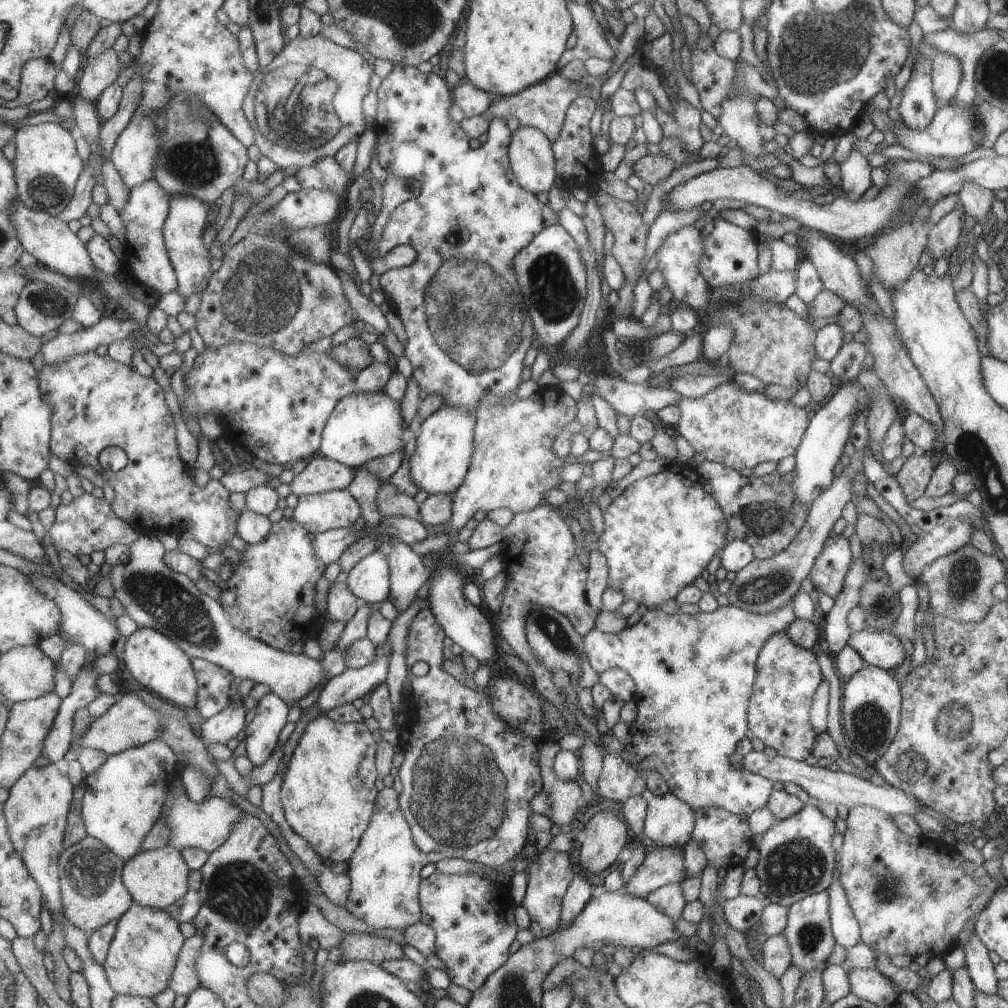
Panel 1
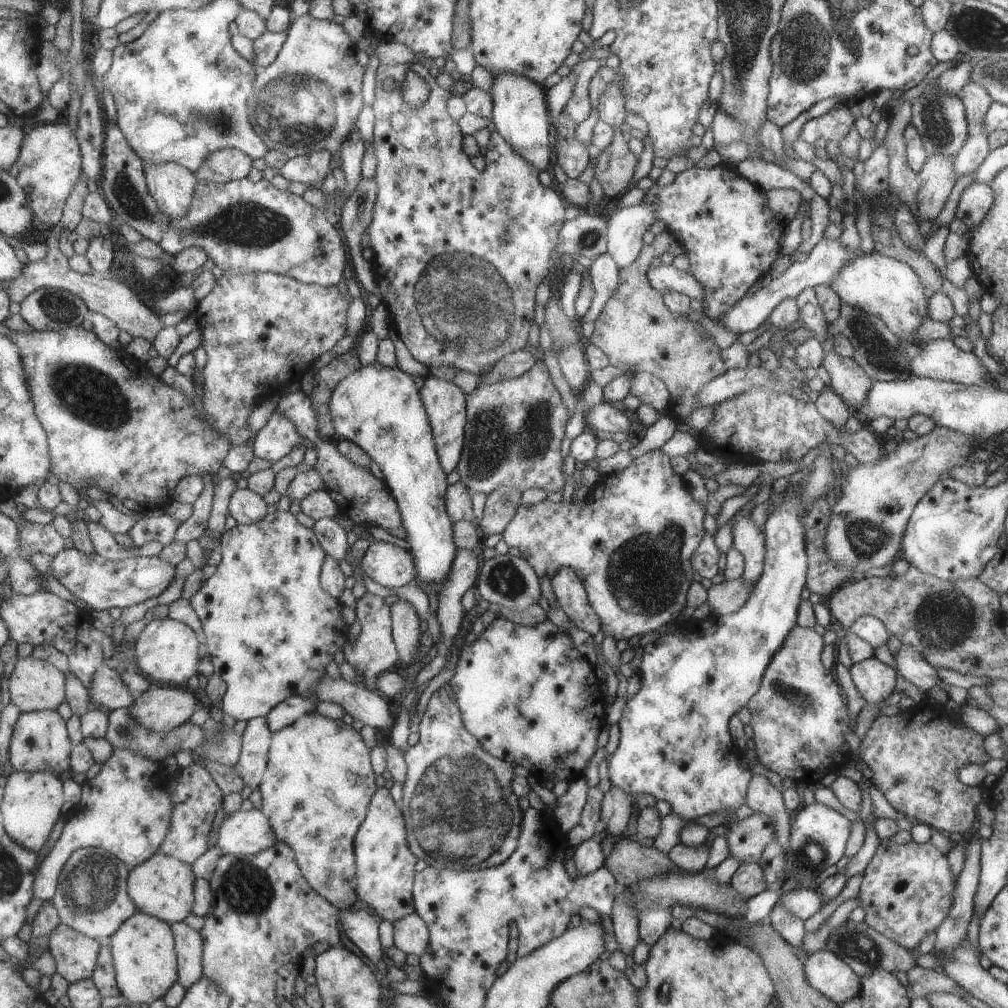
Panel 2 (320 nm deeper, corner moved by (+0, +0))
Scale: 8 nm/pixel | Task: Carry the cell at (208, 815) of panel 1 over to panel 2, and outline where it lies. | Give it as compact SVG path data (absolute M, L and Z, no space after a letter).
M259 809L237 810L221 821L215 848L229 855L257 854L277 842L267 818Z

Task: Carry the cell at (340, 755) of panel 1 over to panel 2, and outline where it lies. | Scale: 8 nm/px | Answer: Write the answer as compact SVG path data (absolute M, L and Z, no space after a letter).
M313 710L273 733L265 772L257 786L262 800L259 810L267 818L276 840L293 850L295 863L314 893L337 909L357 904L353 838L376 790L370 756L359 732L341 719L324 718Z

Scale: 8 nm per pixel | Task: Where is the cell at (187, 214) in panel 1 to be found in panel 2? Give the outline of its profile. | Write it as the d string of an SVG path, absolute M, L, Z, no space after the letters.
M143 162L143 169L147 176L148 192L157 202L161 214L165 214L169 220L185 218L196 186L193 173L175 162Z

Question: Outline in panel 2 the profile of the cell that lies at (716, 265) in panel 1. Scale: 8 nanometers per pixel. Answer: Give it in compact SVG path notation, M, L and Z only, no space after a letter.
M719 164L709 169L694 166L676 174L671 184L661 188L653 185L643 194L641 203L653 208L655 219L664 222L666 231L684 247L684 255L689 260L688 273L703 288L701 312L707 319L717 320L730 310L754 282L769 272L771 264L781 252L780 239L785 226L779 224L773 212L767 208L764 192L759 186L742 178L735 169Z

